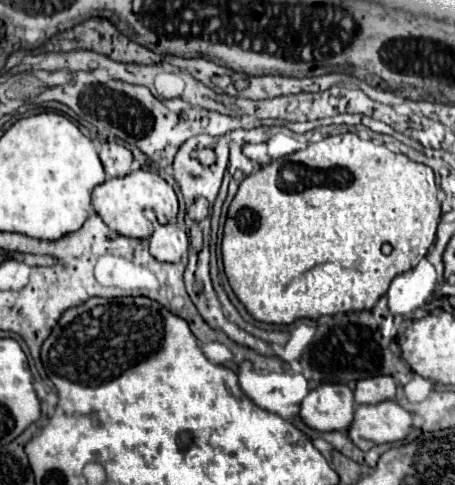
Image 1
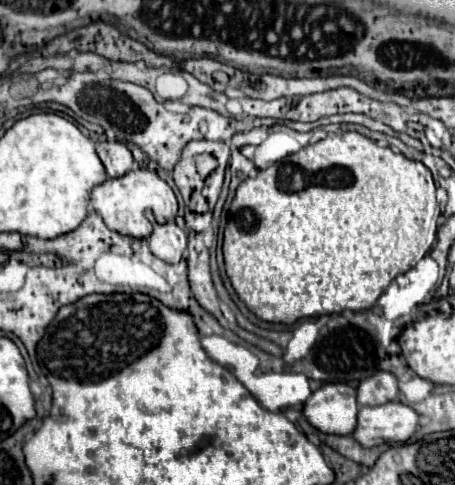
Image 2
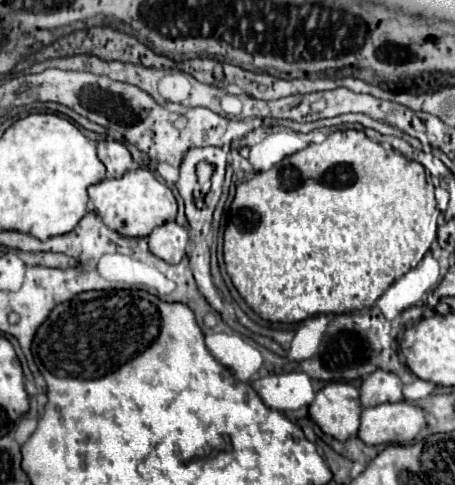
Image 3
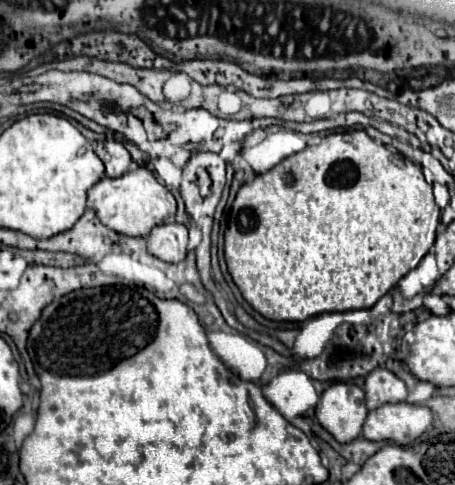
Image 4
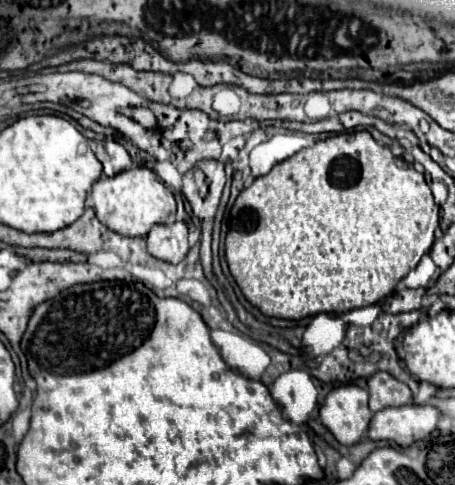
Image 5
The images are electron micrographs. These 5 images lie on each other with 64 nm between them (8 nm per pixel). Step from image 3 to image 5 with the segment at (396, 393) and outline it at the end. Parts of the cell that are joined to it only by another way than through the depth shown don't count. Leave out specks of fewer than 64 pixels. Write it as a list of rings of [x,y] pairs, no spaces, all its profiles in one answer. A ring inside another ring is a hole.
[[[376,372],[368,378],[368,392],[370,392],[370,410],[378,412],[388,406],[404,406],[410,402],[412,392],[410,388],[390,376],[388,372]]]

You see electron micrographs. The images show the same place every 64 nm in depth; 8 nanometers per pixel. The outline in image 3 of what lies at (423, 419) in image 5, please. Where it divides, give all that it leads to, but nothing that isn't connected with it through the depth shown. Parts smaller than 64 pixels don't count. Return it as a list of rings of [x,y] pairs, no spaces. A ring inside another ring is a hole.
[[[408,402],[364,408],[358,438],[368,444],[408,444],[426,426],[424,410]]]

